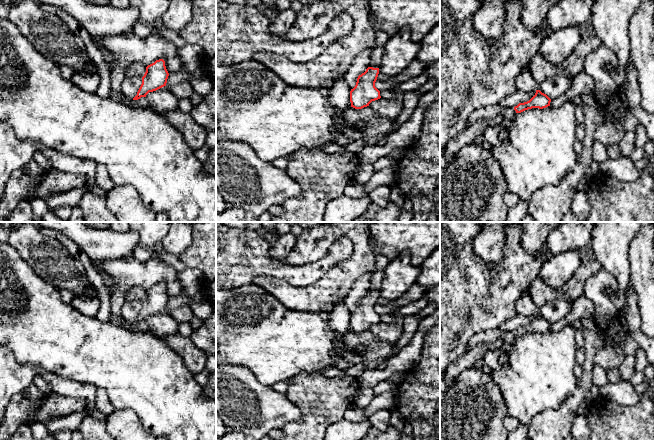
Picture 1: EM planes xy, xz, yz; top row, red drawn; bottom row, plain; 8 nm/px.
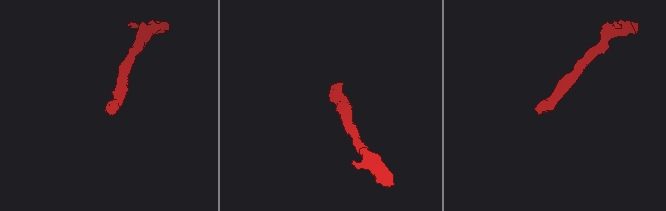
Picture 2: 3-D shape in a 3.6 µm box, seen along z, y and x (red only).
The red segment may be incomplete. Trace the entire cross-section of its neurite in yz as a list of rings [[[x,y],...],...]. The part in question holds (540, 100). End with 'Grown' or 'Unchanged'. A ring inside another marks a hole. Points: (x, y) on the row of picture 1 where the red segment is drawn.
[[[536,90],[535,95],[527,102],[519,103],[514,108],[504,108],[500,116],[494,121],[478,120],[474,122],[471,126],[467,127],[463,132],[453,136],[446,147],[444,148],[444,157],[447,162],[450,162],[453,157],[465,146],[473,143],[473,141],[479,137],[483,136],[486,128],[489,125],[497,121],[503,121],[504,123],[509,123],[517,113],[521,113],[525,110],[532,108],[543,109],[550,106],[551,99],[540,90]]]. Grown

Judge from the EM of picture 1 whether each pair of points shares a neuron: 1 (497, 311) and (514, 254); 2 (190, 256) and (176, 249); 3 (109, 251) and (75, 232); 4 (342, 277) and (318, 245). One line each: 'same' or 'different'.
1: same
2: different
3: same
4: same

